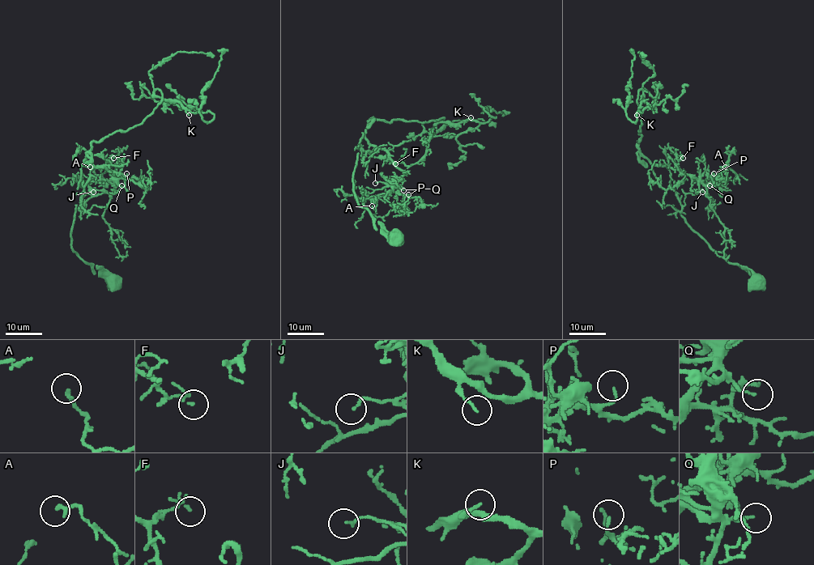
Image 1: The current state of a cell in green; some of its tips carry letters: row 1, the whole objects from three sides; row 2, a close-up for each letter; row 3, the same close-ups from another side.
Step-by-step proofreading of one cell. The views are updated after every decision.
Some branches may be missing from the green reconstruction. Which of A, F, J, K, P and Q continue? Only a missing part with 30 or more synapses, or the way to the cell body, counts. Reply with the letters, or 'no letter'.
Q

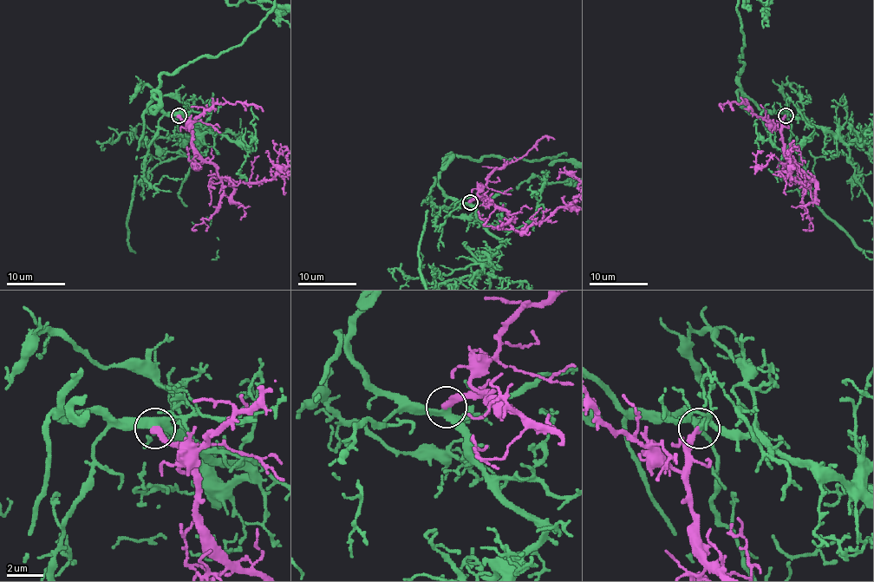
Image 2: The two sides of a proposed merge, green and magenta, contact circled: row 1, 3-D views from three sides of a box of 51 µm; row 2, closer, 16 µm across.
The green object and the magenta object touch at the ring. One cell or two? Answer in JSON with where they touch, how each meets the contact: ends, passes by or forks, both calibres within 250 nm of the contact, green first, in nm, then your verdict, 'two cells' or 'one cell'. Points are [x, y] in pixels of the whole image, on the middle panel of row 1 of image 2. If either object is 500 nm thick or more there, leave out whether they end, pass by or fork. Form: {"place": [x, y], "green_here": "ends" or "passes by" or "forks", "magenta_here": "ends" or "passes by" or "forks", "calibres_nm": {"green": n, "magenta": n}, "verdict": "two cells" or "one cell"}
{"place": [470, 202], "green_here": "forks", "magenta_here": "ends", "calibres_nm": {"green": 280, "magenta": 340}, "verdict": "one cell"}

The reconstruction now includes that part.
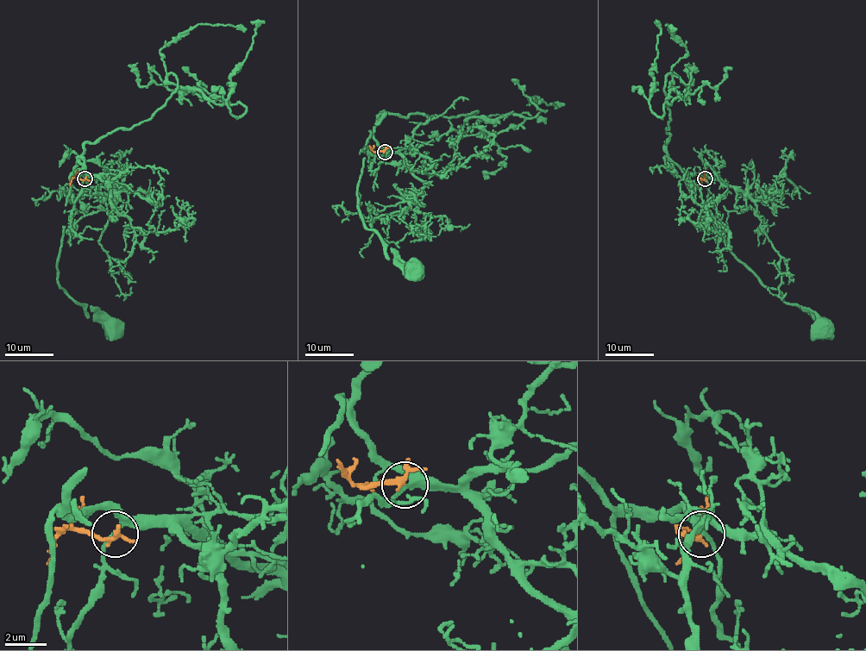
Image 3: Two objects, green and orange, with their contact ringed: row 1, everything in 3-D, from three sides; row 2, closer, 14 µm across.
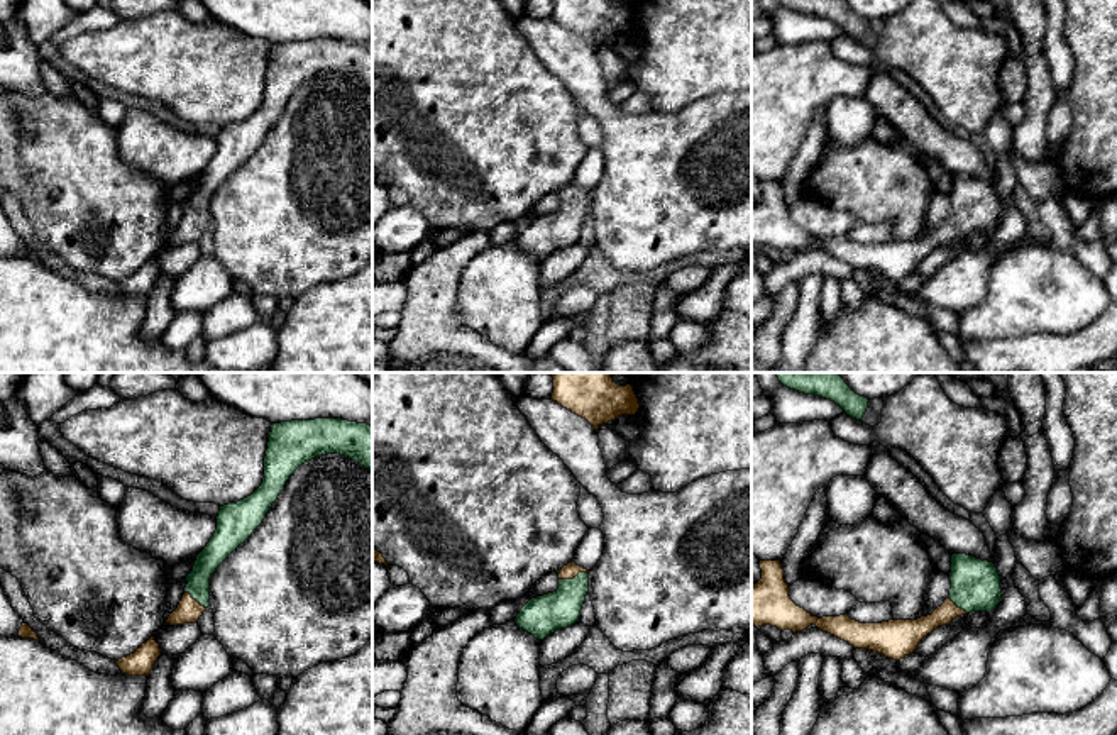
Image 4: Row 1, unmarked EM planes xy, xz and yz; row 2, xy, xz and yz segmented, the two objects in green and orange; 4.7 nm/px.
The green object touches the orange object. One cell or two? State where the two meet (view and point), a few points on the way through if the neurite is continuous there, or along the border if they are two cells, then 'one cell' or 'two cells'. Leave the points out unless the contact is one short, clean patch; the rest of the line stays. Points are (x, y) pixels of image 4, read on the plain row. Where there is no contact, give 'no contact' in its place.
contact xz (574, 198); way xz (542, 236), (574, 198), (569, 192); one cell

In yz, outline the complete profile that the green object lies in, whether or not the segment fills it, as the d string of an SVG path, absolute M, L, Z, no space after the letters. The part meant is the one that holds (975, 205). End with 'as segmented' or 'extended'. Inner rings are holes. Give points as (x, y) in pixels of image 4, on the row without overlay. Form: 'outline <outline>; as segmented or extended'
outline M953 174L949 217L927 237L882 244L860 244L848 235L817 239L790 220L780 181L760 181L760 190L762 200L751 205L751 246L772 246L794 254L816 246L855 269L868 269L894 281L916 273L919 262L938 247L971 232L990 234L1002 220L993 183Z; extended

